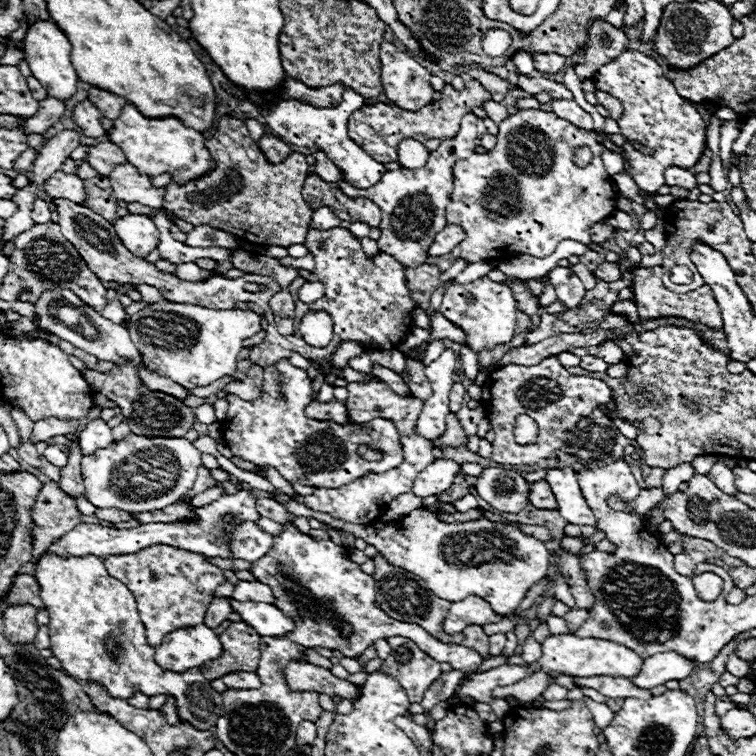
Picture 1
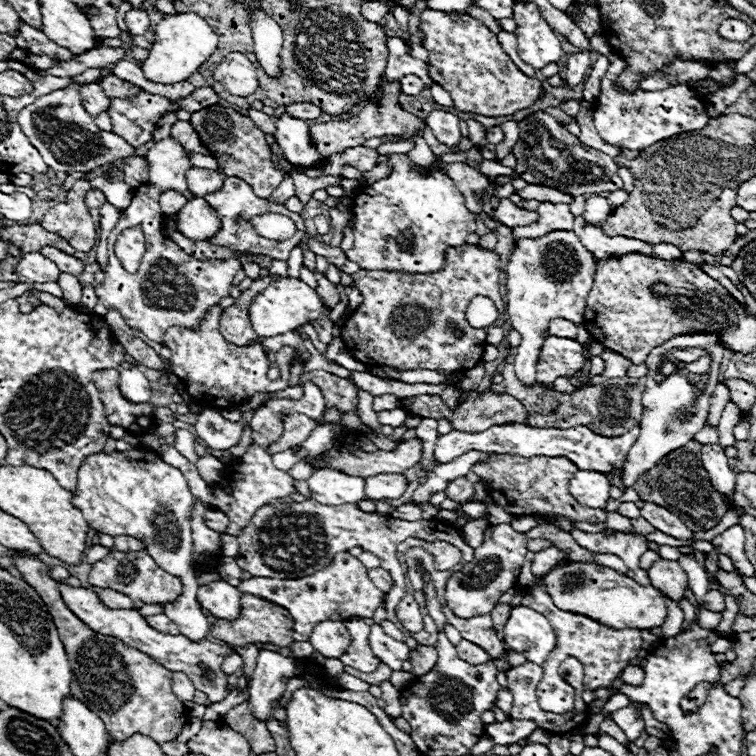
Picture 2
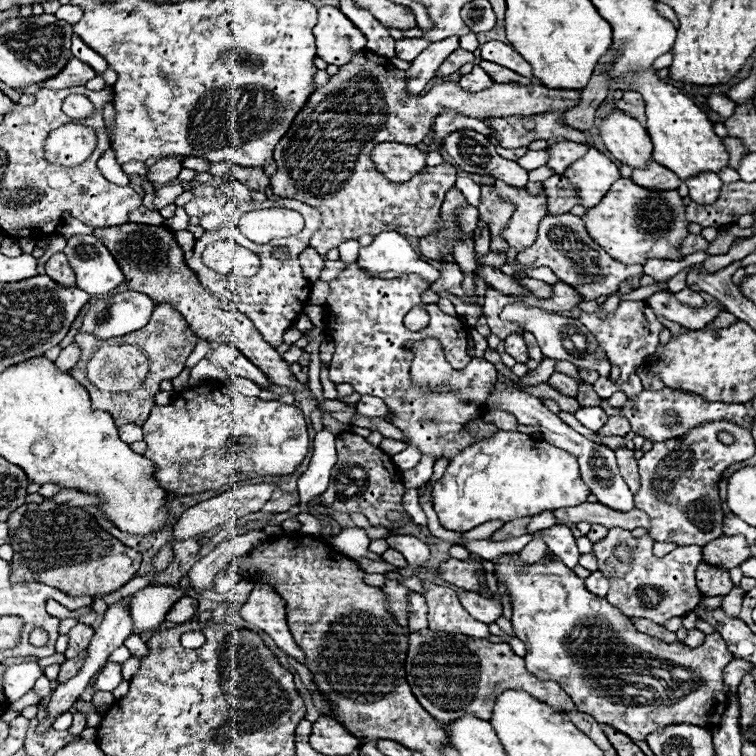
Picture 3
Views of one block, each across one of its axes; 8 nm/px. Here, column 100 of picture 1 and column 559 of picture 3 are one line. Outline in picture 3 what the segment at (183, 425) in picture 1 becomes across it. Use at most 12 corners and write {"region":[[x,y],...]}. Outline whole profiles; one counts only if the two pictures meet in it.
{"region":[[560,372],[550,376],[548,386],[576,398],[576,380]]}

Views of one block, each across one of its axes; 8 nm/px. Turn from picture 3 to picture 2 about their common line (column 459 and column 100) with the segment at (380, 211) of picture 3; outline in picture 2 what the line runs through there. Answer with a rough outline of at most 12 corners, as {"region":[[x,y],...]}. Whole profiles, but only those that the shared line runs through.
{"region":[[100,84],[80,88],[86,112],[96,118],[110,106]]}

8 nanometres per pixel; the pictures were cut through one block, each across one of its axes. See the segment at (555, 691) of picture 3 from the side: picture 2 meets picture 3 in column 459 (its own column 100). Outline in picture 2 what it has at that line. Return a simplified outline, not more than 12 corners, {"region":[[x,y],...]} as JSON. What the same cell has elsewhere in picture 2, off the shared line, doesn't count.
{"region":[[38,556],[12,562],[46,602],[72,696],[114,740],[170,742],[188,714],[172,672],[90,630]]}

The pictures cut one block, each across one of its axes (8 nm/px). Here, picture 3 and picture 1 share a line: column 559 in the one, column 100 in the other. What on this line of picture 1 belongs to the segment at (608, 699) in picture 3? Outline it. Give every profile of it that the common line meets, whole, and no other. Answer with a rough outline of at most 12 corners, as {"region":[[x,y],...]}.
{"region":[[40,556],[50,650],[110,696],[166,694],[210,730],[200,668],[160,668],[132,592],[96,556]]}

